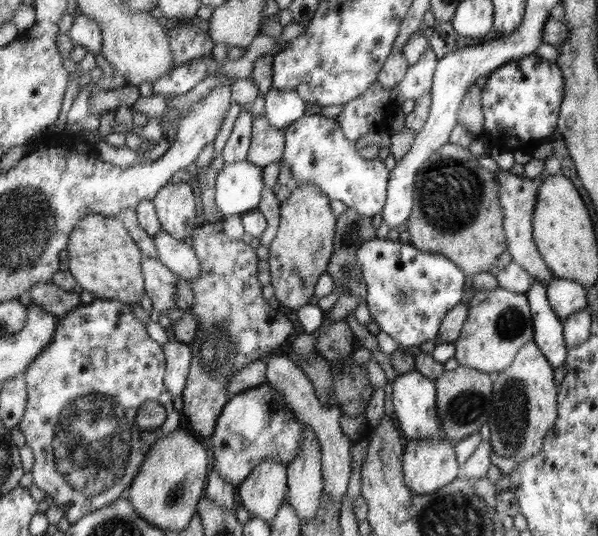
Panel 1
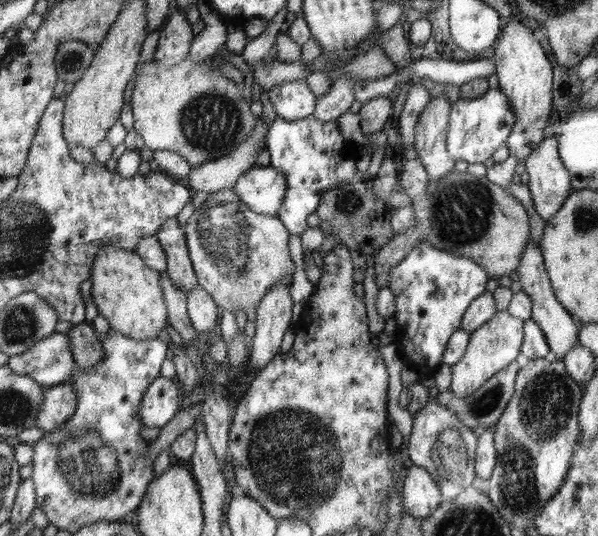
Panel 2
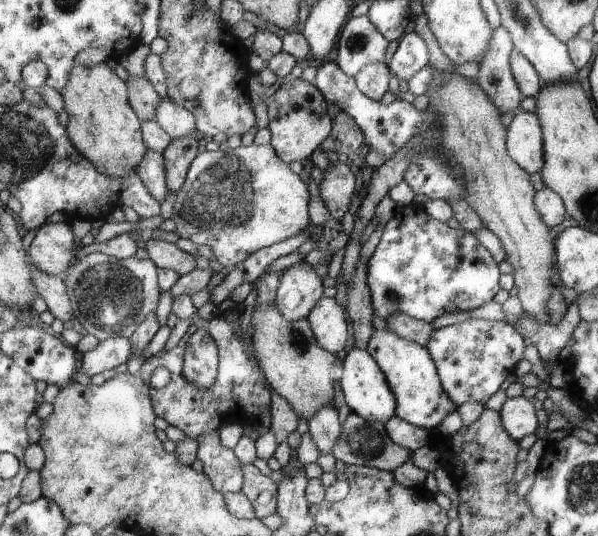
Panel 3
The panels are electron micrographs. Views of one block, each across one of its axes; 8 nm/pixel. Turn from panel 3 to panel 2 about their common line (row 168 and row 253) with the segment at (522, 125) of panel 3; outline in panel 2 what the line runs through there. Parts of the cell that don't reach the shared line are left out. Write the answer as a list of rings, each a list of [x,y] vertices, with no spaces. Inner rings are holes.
[[[528,242],[527,248],[523,250],[522,264],[520,264],[518,272],[520,274],[519,280],[522,284],[522,291],[528,294],[532,300],[531,320],[534,320],[542,329],[542,333],[546,337],[546,343],[548,343],[550,351],[554,354],[552,360],[562,361],[567,356],[568,351],[578,345],[579,323],[572,316],[571,312],[568,312],[567,308],[559,302],[559,298],[555,294],[555,288],[552,288],[540,246],[536,247],[533,242]]]

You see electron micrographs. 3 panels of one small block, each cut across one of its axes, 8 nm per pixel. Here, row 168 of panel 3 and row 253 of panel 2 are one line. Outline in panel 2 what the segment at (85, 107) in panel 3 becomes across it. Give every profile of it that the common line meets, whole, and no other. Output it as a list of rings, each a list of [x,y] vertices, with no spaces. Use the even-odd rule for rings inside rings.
[[[105,246],[99,250],[92,266],[91,299],[98,312],[110,323],[110,330],[136,341],[157,338],[168,325],[160,273],[148,267],[139,254],[119,247]]]

